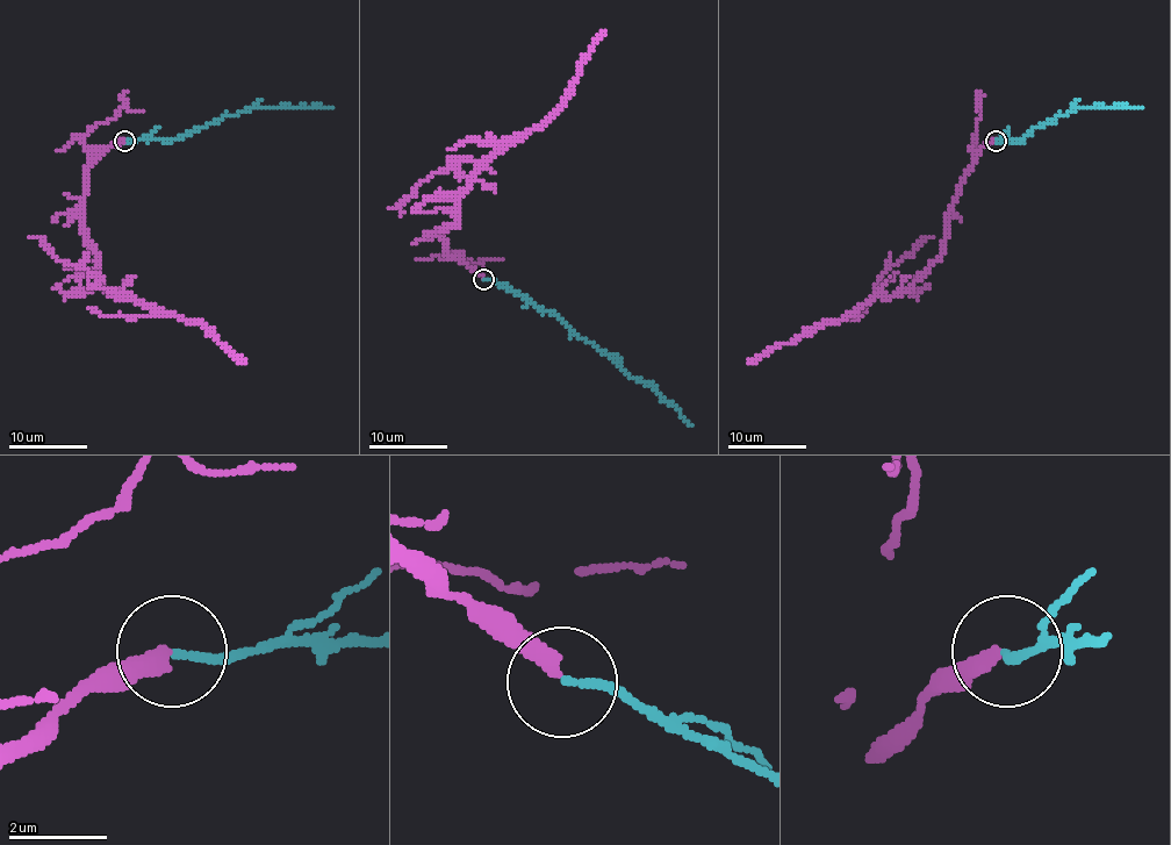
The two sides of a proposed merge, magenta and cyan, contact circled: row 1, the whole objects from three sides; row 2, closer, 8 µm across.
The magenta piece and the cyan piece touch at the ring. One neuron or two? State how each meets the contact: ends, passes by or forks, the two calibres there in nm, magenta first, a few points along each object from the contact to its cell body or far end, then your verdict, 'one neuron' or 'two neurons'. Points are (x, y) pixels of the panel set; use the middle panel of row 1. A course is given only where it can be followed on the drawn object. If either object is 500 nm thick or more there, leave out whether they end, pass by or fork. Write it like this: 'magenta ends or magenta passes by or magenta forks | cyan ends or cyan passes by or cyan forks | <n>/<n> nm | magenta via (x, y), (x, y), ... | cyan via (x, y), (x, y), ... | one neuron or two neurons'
magenta ends | cyan ends | 360/150 nm | magenta via (485, 278), (443, 241), (443, 230), (457, 223), (457, 201), (474, 176), (555, 111), (579, 63), (606, 30) | cyan via (485, 278), (555, 314), (574, 334), (596, 345), (673, 406), (690, 425) | one neuron

